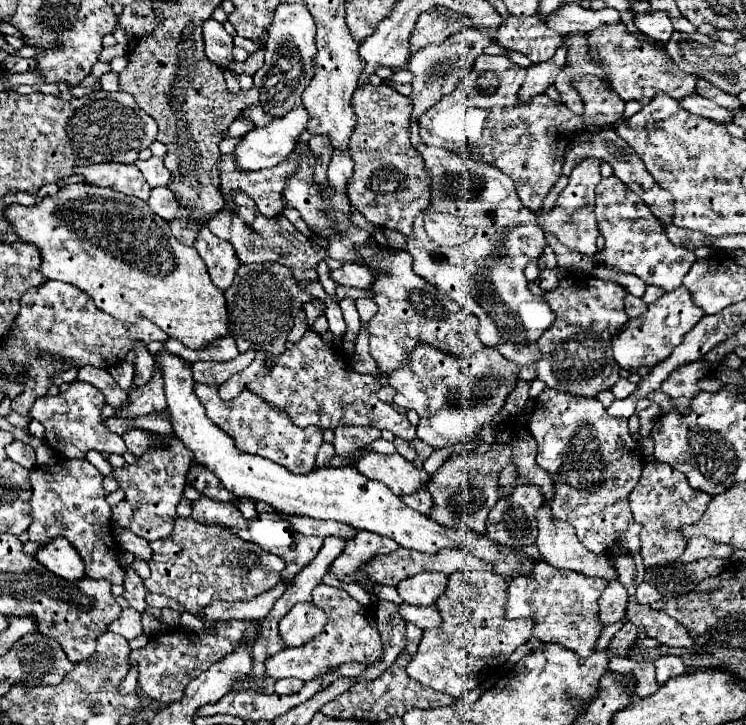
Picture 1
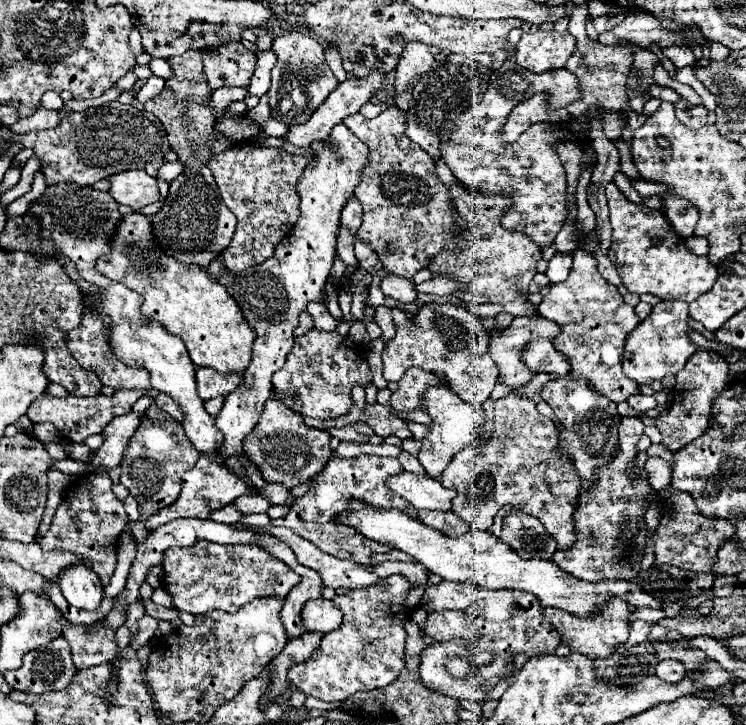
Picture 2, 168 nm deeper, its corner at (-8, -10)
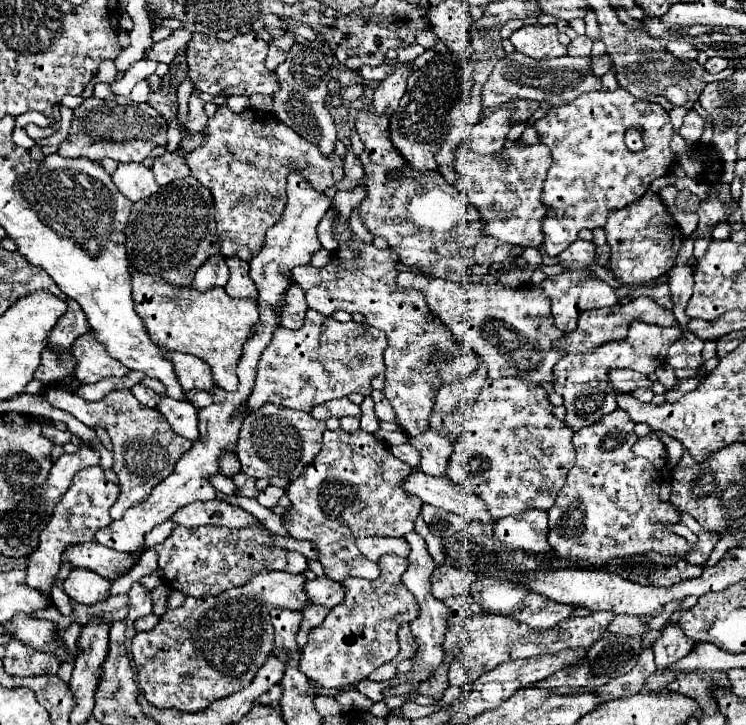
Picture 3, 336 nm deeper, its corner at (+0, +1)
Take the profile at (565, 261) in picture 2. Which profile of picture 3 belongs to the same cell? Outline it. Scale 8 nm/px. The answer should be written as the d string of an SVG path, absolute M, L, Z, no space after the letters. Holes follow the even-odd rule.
M624 89L614 93L590 91L582 93L574 101L558 107L550 107L546 117L534 123L542 135L542 143L550 147L552 167L544 181L542 201L550 207L544 219L544 243L546 255L558 257L580 229L604 227L610 209L620 209L646 193L646 187L670 173L676 157L668 143L674 135L668 113L650 101L640 101ZM628 127L644 129L644 149L634 153L624 145L624 131Z

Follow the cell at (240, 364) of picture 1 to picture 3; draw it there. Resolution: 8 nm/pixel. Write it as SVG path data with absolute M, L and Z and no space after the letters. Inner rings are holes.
M170 353L168 357L174 361L174 371L184 391L190 391L190 389L208 391L214 387L212 371L208 363L204 363L202 359L186 353Z

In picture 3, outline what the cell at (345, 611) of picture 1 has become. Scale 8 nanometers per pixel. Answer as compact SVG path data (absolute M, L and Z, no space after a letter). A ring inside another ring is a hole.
M384 555L378 561L378 567L380 577L374 581L354 577L344 579L344 601L330 609L324 625L314 627L308 633L308 643L302 649L300 671L318 687L340 689L366 679L376 667L398 655L400 625L412 623L418 617L416 599L402 583L402 573L408 569L408 561Z

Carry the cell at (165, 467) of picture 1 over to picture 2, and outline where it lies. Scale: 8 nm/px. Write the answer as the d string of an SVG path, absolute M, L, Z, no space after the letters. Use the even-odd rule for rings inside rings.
M142 416L140 428L136 428L132 440L128 442L128 448L124 450L122 476L120 482L128 488L128 492L136 498L140 504L140 518L136 522L128 522L128 530L136 536L138 542L146 540L148 532L144 530L144 522L148 516L158 512L160 508L170 506L182 488L180 476L190 470L200 458L200 452L192 448L192 442L184 434L184 428L174 420L150 420L148 416Z

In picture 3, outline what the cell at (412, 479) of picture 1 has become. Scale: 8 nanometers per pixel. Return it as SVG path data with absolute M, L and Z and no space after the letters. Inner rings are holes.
M410 473L402 481L402 489L410 495L420 497L424 503L440 507L444 511L452 511L462 515L468 521L480 519L484 523L492 523L494 519L486 513L484 503L462 485L456 485L448 477L432 477L426 473Z

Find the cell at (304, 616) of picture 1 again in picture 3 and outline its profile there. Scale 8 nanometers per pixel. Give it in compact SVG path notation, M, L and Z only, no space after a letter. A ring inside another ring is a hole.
M314 579L314 581L306 581L304 591L308 595L308 603L312 605L322 605L332 609L336 603L342 601L344 591L340 587L340 583L332 581L332 579Z

